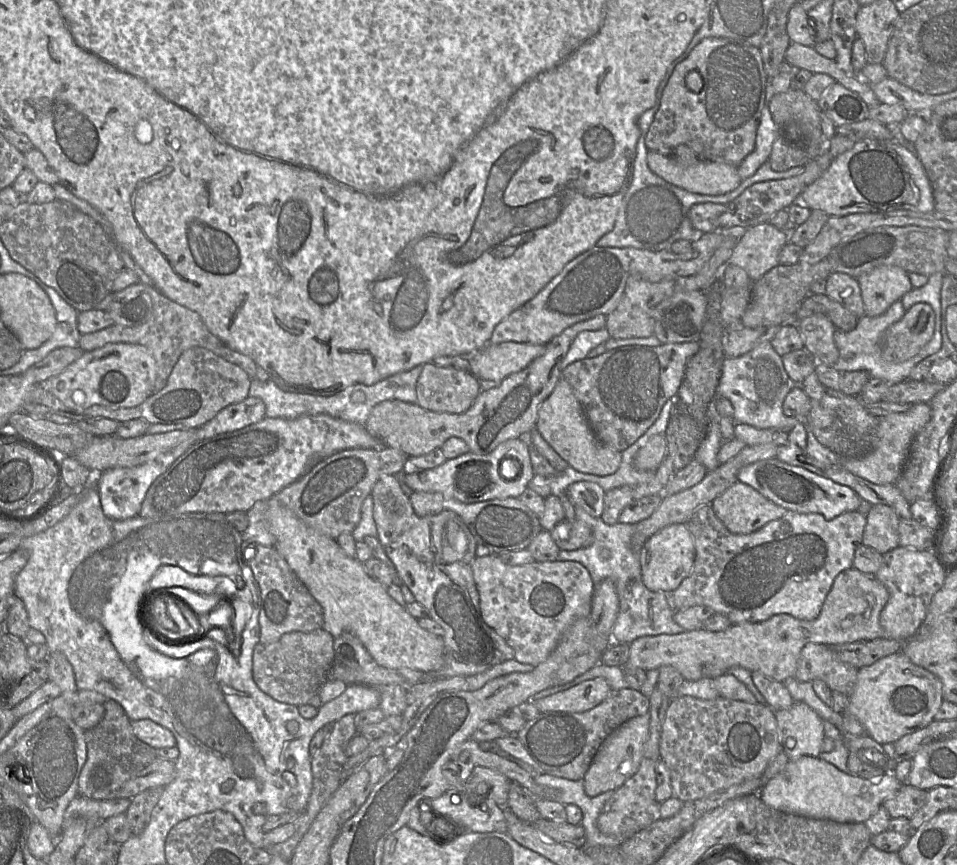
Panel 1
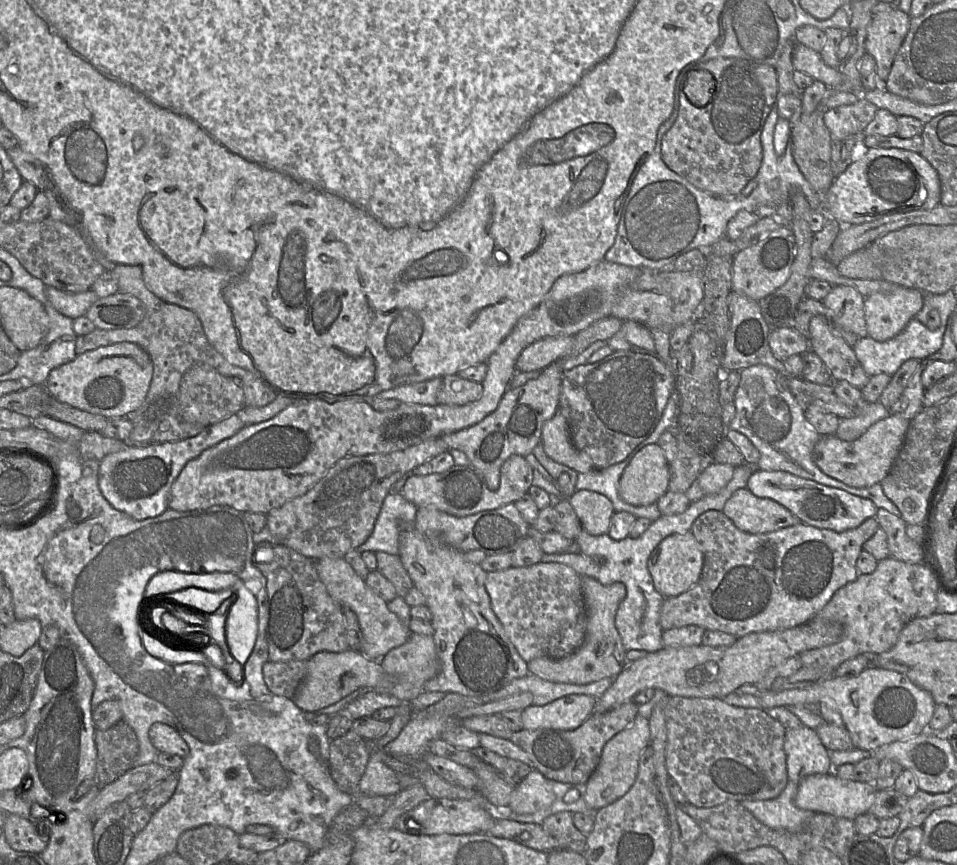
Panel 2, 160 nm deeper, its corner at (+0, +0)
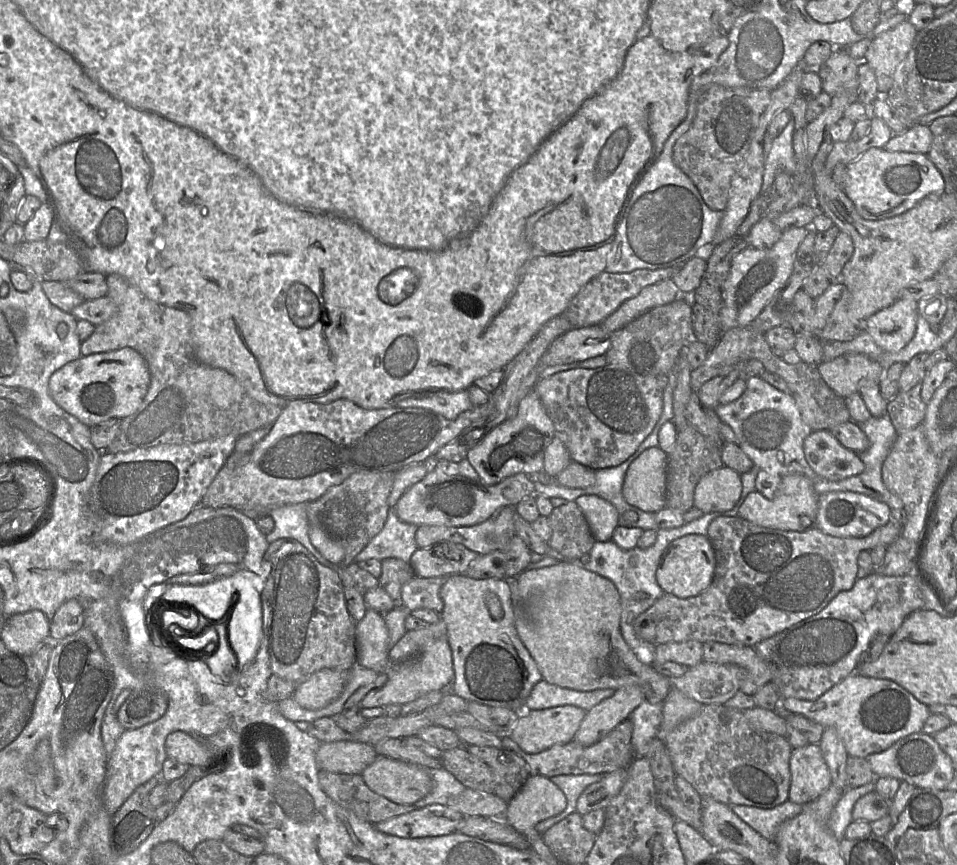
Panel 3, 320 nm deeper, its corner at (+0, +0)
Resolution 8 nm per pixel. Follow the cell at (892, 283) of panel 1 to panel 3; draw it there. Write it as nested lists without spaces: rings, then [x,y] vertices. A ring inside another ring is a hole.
[[[898,299],[867,318],[864,330],[883,351],[897,352],[913,338],[918,316],[918,301]]]

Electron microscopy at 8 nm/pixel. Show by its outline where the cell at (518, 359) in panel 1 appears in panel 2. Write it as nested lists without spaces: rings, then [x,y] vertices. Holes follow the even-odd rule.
[[[554,336],[527,346],[517,358],[516,371],[542,371],[550,364],[563,360],[571,355],[573,341],[573,336]]]

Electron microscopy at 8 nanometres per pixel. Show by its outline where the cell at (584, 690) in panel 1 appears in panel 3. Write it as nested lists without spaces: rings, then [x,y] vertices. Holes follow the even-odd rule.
[[[573,705],[525,710],[520,713],[509,736],[525,752],[537,754],[555,744],[572,741],[586,712]]]

